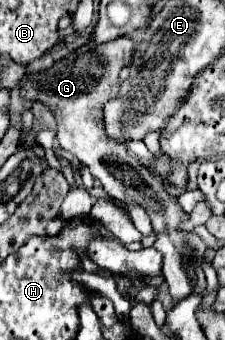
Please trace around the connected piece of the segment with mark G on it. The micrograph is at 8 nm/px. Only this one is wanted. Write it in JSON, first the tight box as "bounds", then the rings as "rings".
{"bounds":[20,37,206,303],"rings":[[[118,37],[106,43],[86,43],[64,59],[54,63],[44,71],[28,69],[26,77],[20,83],[20,97],[26,101],[40,101],[52,109],[52,115],[58,123],[58,141],[60,147],[78,157],[80,163],[88,165],[92,177],[100,179],[104,191],[116,201],[128,201],[144,207],[152,219],[158,239],[154,247],[164,255],[164,277],[170,289],[174,303],[188,295],[202,295],[206,291],[206,277],[202,271],[200,257],[204,255],[204,241],[194,233],[180,231],[182,207],[176,199],[168,195],[162,187],[162,179],[146,171],[146,167],[134,157],[128,155],[126,145],[114,143],[104,137],[102,123],[102,105],[118,95],[120,87],[120,69],[132,61],[132,41]]]}

